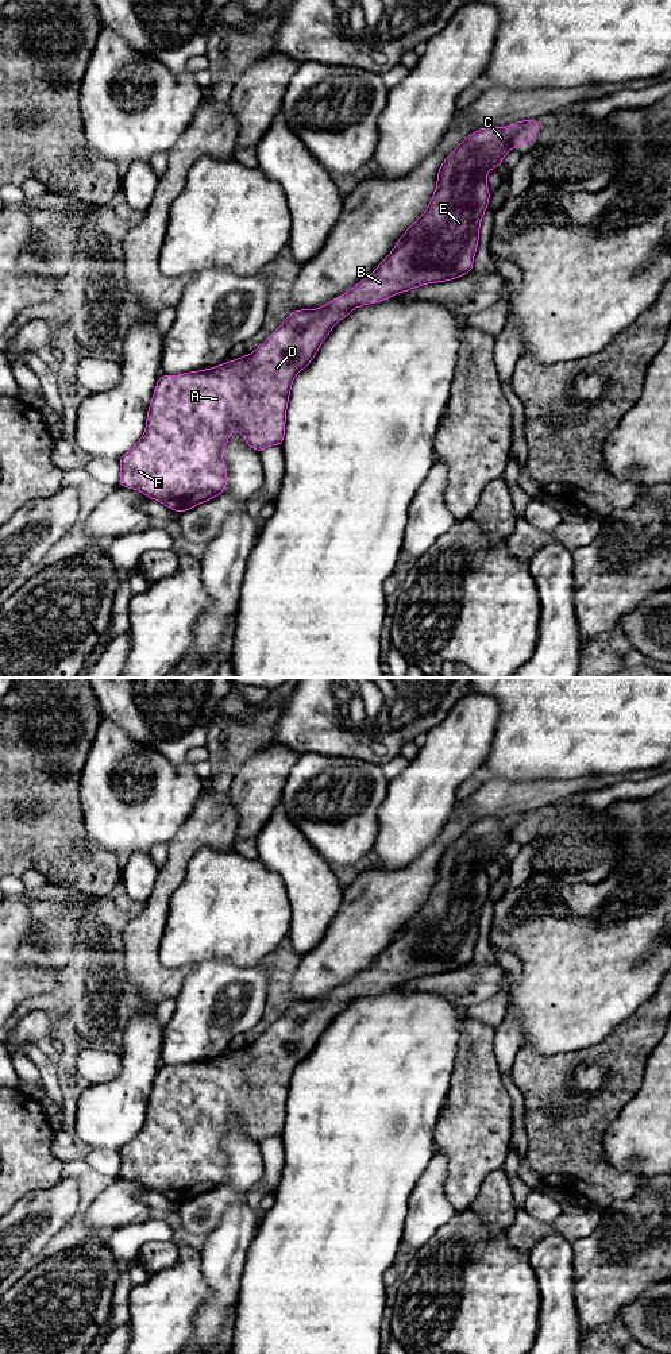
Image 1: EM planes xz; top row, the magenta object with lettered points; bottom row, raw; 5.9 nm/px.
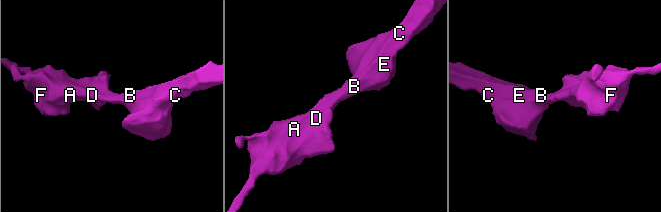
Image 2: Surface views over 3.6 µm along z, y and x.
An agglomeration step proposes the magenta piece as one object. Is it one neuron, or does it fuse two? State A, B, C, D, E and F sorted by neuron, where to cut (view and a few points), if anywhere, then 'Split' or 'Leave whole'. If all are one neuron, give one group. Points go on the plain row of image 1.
Groups: A B C D E F. No split. Leave whole

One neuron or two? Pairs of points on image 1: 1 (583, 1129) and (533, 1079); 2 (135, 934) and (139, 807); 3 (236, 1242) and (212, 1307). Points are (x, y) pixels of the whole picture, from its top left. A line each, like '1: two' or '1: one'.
1: one
2: two
3: one

